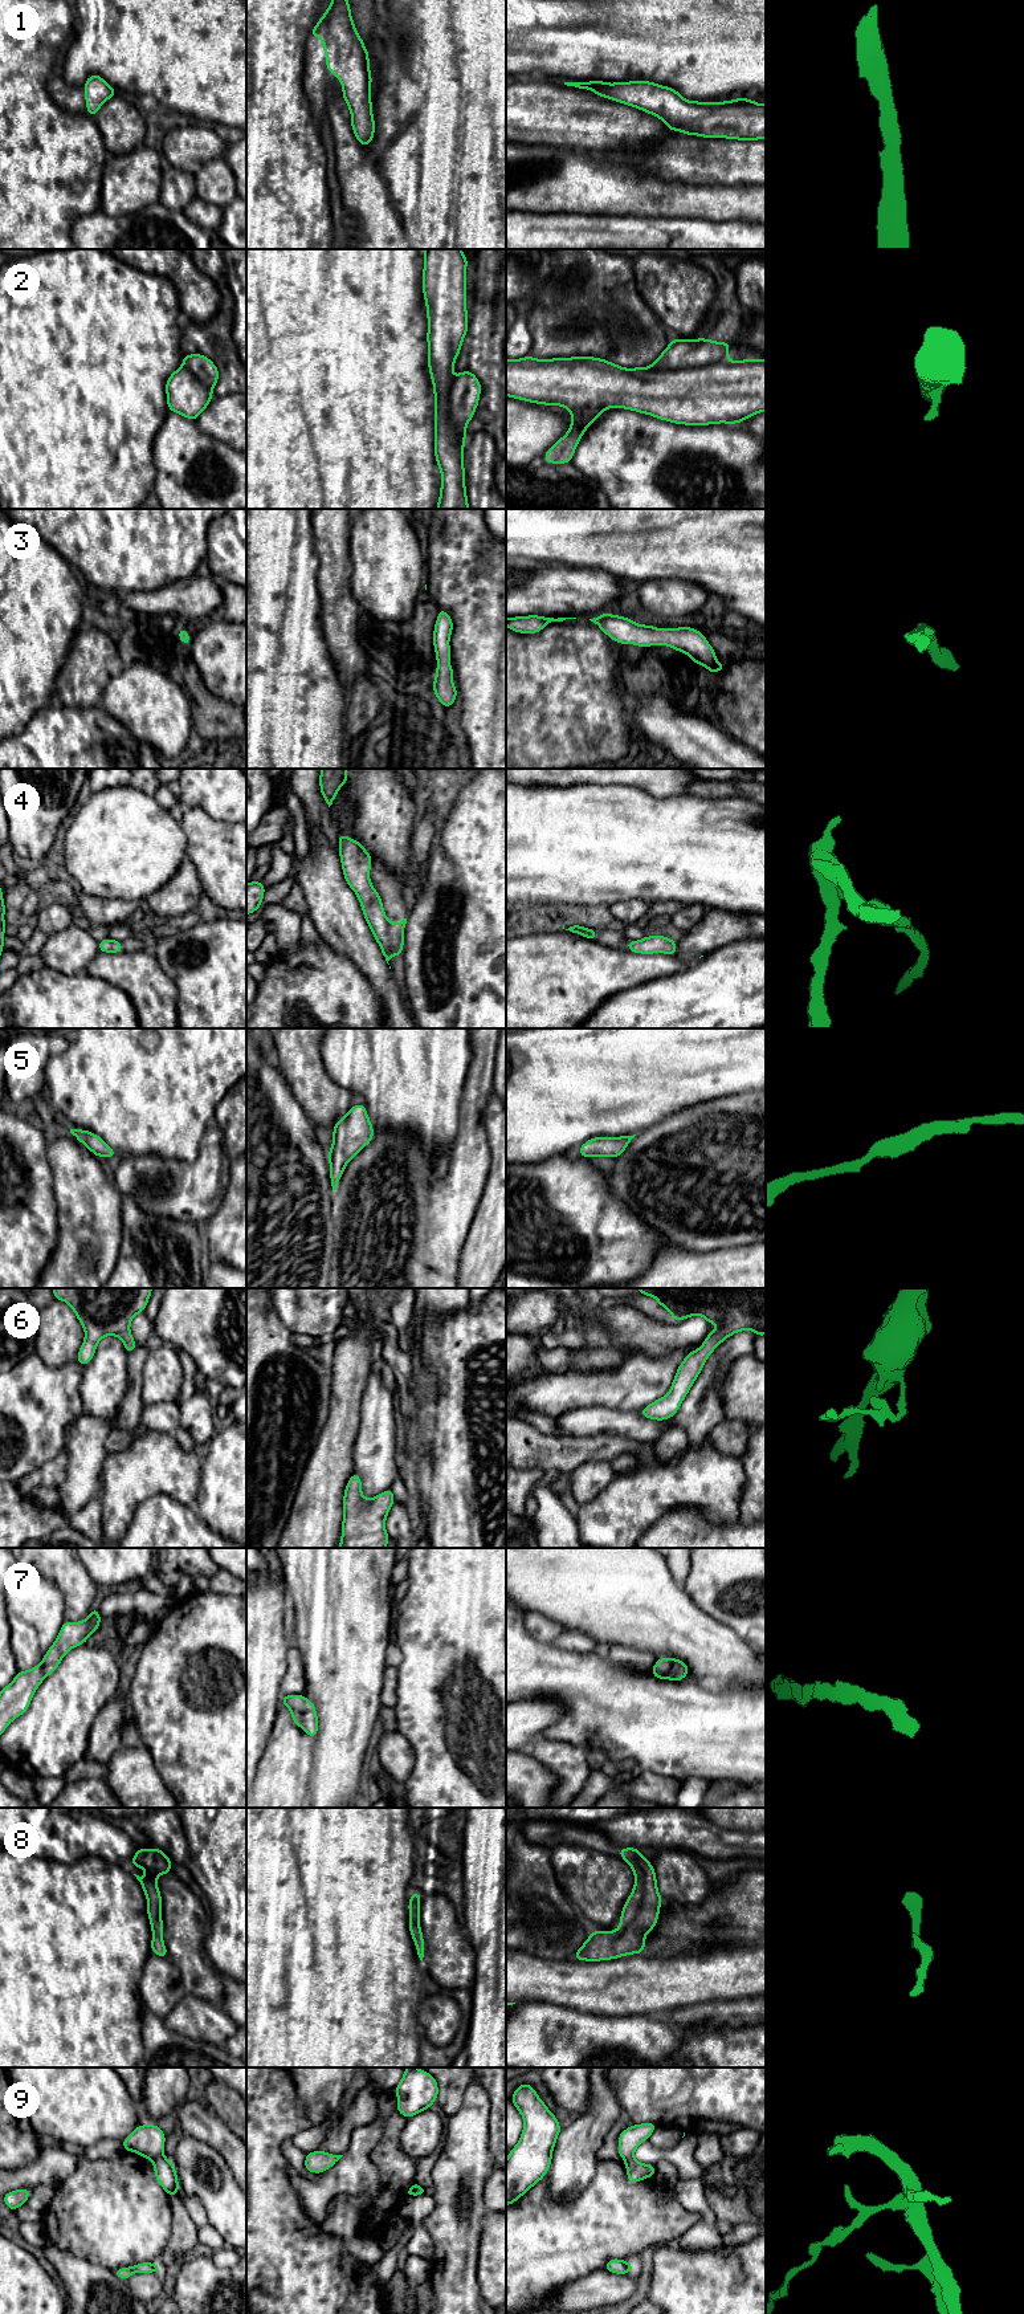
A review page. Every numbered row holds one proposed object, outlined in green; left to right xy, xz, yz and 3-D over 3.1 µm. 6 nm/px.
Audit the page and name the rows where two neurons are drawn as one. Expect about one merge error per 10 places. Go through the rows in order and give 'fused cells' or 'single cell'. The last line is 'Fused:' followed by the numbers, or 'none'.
1: single cell
2: fused cells
3: single cell
4: single cell
5: single cell
6: single cell
7: single cell
8: single cell
9: fused cells
Fused: 2, 9

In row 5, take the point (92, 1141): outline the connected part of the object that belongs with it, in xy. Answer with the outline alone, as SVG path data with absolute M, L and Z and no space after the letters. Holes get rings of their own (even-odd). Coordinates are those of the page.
M70 1129L70 1133L83 1144L91 1153L94 1153L98 1158L110 1158L118 1156L118 1153L111 1149L102 1137L98 1134L85 1130L85 1129Z

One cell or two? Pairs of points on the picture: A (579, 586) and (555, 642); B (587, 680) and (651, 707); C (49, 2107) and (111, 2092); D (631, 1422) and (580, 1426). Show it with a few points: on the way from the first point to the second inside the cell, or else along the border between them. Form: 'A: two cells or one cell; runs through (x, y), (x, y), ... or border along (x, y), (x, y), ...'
A: two cells; border along (576, 618), (588, 619)
B: two cells; border along (628, 708), (628, 716), (636, 726)
C: one cell; runs through (65, 2095), (96, 2095)
D: one cell; runs through (619, 1422), (592, 1422)

